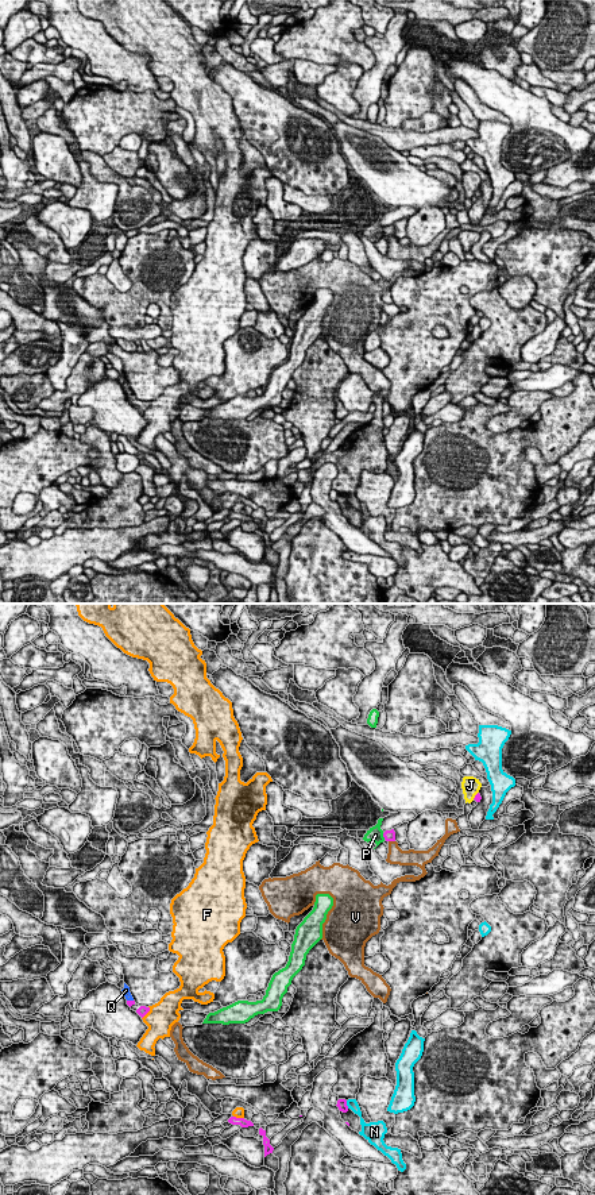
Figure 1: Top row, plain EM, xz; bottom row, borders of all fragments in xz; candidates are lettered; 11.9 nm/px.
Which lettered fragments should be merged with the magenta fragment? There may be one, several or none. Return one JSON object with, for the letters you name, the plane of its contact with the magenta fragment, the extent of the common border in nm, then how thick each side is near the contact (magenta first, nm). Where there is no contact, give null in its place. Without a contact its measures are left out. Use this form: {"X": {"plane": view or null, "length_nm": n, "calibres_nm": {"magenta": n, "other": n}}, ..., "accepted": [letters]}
{"accepted": []}

